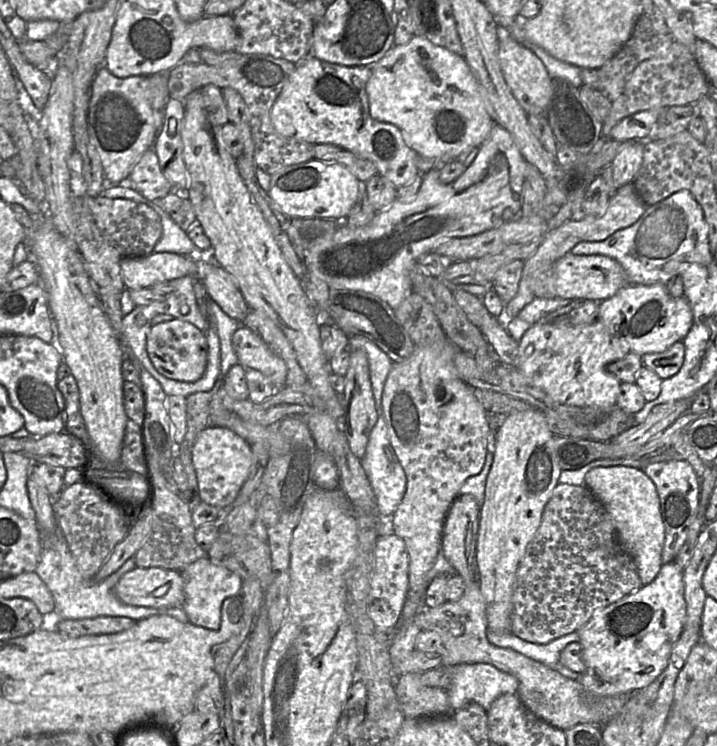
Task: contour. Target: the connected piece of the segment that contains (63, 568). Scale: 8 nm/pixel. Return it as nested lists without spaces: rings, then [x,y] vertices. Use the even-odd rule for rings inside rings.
[[[58,530],[57,534],[54,536],[47,538],[47,540],[44,538],[44,544],[41,548],[41,554],[35,573],[50,591],[54,600],[55,611],[61,619],[79,620],[96,618],[99,616],[117,616],[128,617],[135,621],[139,621],[157,615],[164,610],[142,606],[130,606],[122,603],[116,597],[114,593],[116,583],[125,573],[135,567],[137,566],[132,557],[129,558],[116,572],[99,583],[93,579],[85,579],[76,566],[75,560],[62,532]]]

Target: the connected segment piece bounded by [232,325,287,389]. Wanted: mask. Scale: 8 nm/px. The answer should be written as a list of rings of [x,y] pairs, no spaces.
[[[242,325],[234,332],[232,344],[238,365],[259,370],[276,389],[283,388],[287,366],[257,334]]]

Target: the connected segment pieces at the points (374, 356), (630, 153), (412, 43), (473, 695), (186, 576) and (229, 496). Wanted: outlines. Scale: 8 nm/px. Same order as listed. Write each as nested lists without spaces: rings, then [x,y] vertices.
[[[350,337],[348,351],[351,354],[355,349],[364,350],[367,354],[373,397],[381,413],[383,388],[394,363],[368,338]]]
[[[645,141],[627,143],[629,144],[622,148],[609,166],[613,182],[618,189],[633,182],[643,162]]]
[[[415,35],[370,66],[366,92],[370,116],[397,126],[406,144],[424,158],[440,161],[480,147],[495,121],[481,86],[464,57]]]
[[[457,664],[448,667],[451,683],[446,691],[451,711],[477,702],[488,712],[497,697],[516,693],[518,688],[519,682],[515,676],[490,664]]]
[[[208,556],[198,559],[180,571],[184,580],[184,602],[181,606],[189,622],[205,629],[216,630],[221,623],[221,608],[227,598],[239,598],[242,578],[224,566],[212,562]]]
[[[209,426],[198,434],[191,449],[191,458],[201,501],[220,508],[234,501],[252,467],[250,444],[234,431],[220,426]]]

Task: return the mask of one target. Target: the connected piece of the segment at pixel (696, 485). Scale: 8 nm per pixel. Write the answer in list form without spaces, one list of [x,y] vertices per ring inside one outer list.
[[[665,461],[647,465],[643,472],[656,486],[660,501],[660,512],[665,528],[665,540],[662,550],[662,563],[674,561],[687,540],[689,527],[698,513],[700,498],[700,477],[686,461]]]

